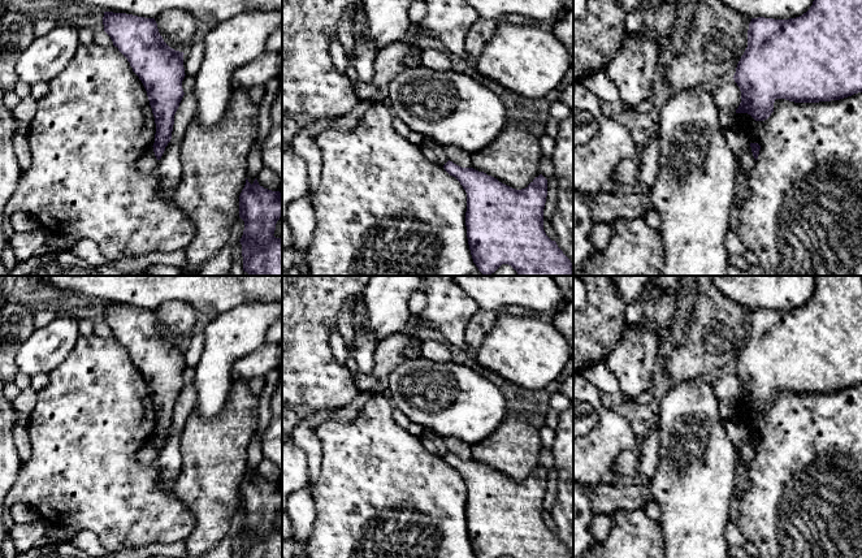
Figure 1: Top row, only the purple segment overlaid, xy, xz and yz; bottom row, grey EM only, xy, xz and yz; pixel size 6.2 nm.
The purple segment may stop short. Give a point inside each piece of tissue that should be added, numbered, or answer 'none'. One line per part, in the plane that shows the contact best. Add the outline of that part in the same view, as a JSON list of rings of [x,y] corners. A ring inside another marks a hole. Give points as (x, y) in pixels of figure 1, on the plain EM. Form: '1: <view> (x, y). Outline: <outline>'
none

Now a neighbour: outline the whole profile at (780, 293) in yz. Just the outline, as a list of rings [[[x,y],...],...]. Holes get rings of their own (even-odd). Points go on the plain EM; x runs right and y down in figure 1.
[[[710,276],[728,299],[749,310],[789,311],[806,304],[815,276]]]

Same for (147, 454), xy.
[[[150,438],[137,454],[137,460],[140,464],[150,464],[156,459],[156,457],[157,450],[155,447],[153,438]]]

